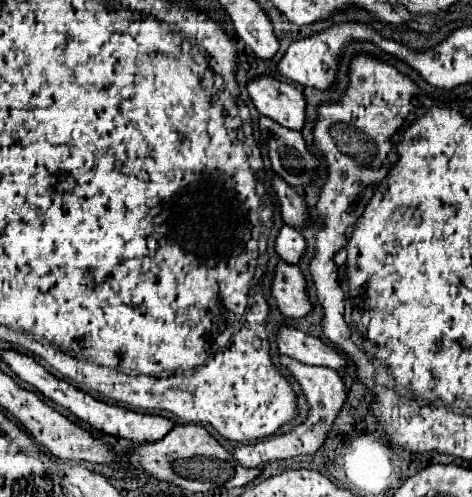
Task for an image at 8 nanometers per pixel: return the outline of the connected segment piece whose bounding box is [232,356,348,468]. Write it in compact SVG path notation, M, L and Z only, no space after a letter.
M280 356L280 364L284 368L288 368L292 372L292 376L298 380L308 404L310 404L310 416L304 424L300 424L296 430L292 430L290 434L280 434L280 436L272 436L270 440L258 442L258 444L248 444L248 446L238 446L232 450L232 456L236 456L236 460L240 460L240 464L244 464L246 468L256 468L264 462L274 462L274 460L288 460L288 458L296 458L296 456L312 456L316 454L322 444L328 438L328 432L336 420L336 416L340 414L344 402L346 402L346 386L340 378L338 372L332 372L330 368L314 368L314 366L306 366L300 362L294 362L288 356Z

